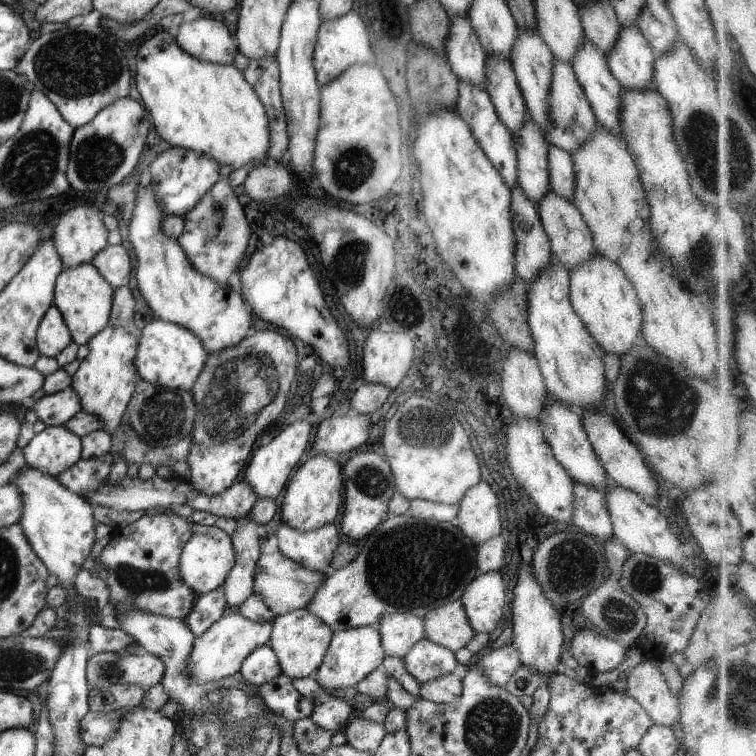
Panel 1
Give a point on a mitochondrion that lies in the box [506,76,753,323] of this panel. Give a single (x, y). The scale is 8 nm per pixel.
(699, 136)

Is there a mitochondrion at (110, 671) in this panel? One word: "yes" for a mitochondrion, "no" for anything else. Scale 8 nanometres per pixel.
yes

